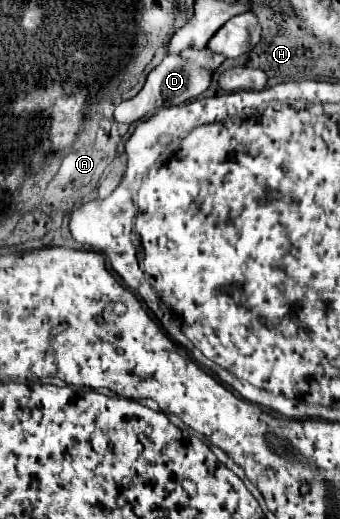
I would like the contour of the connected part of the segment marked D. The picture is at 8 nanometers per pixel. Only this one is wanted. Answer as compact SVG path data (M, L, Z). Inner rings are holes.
M167 55L161 65L157 65L149 75L147 81L143 85L143 89L133 97L123 101L117 109L115 109L115 119L119 123L135 123L143 117L147 117L149 113L155 111L155 107L165 107L165 105L181 105L187 103L191 99L197 99L203 91L207 91L211 83L211 71L193 63L193 61L185 61L181 55Z

